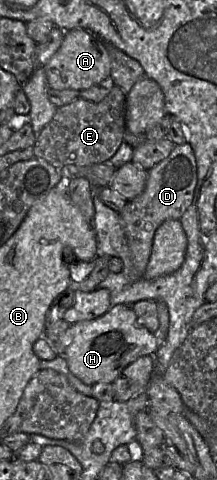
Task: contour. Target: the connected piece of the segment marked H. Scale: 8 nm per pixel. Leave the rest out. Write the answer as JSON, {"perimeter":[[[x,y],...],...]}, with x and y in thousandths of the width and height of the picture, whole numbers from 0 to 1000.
{"perimeter":[[[525,635],[470,658],[327,675],[313,698],[327,715],[286,744],[309,752],[318,771],[396,802],[521,798],[562,771],[645,742],[705,742],[733,719],[724,694],[700,694],[636,673],[604,638]]]}

